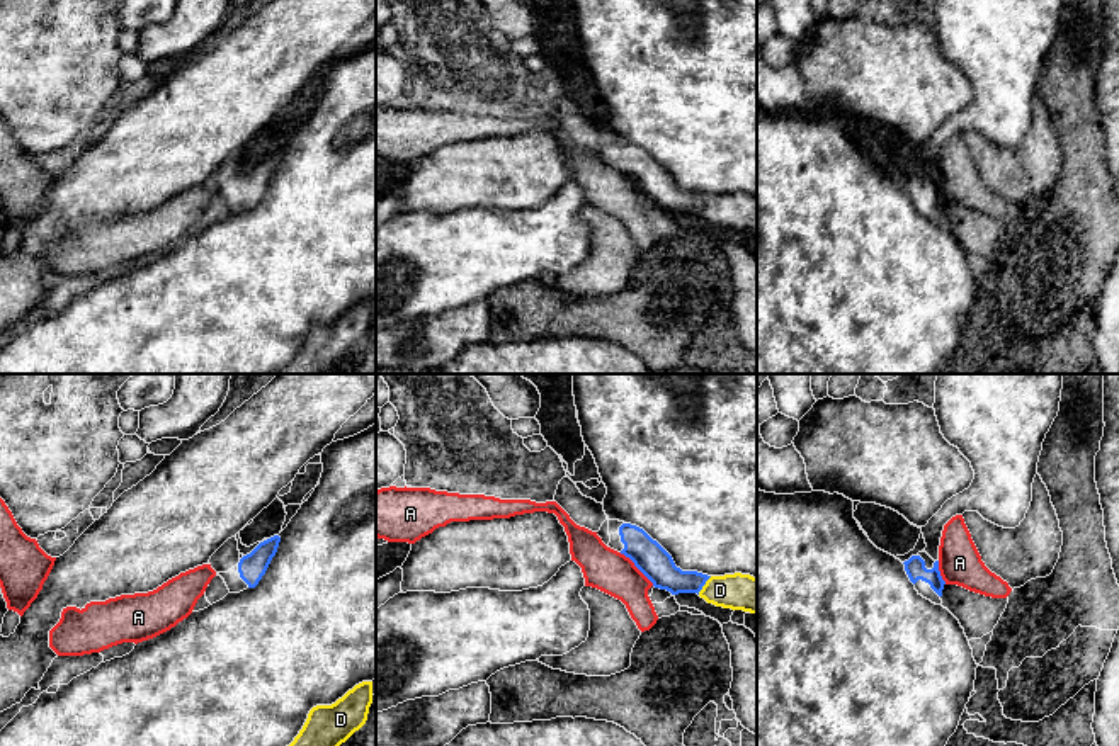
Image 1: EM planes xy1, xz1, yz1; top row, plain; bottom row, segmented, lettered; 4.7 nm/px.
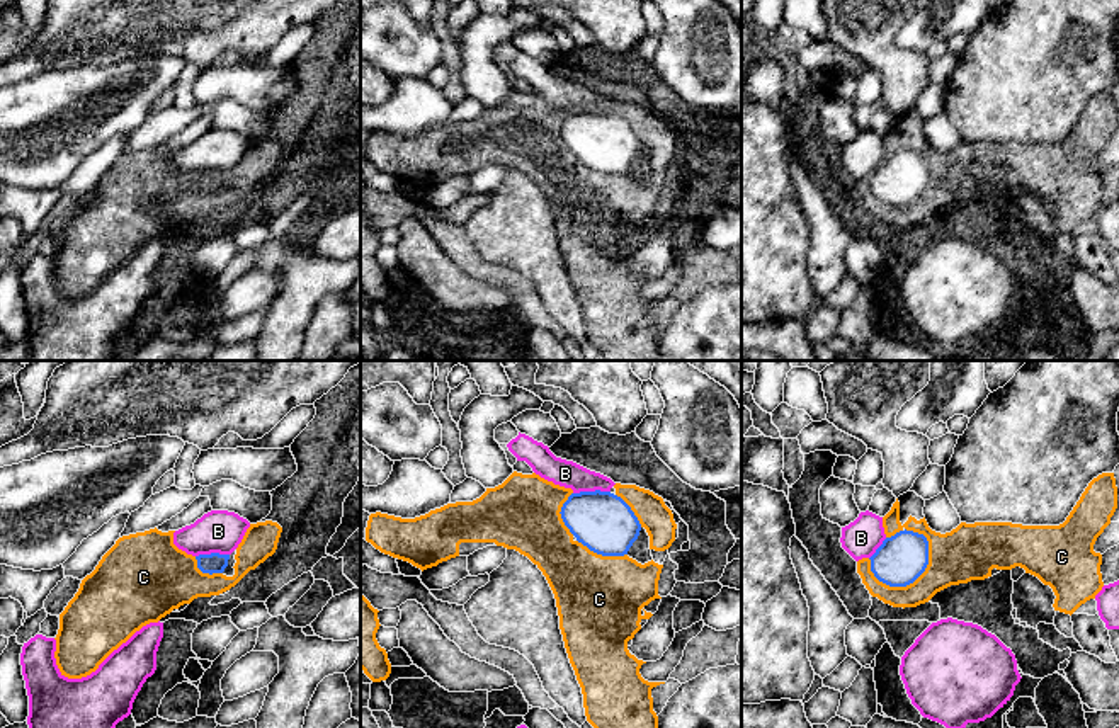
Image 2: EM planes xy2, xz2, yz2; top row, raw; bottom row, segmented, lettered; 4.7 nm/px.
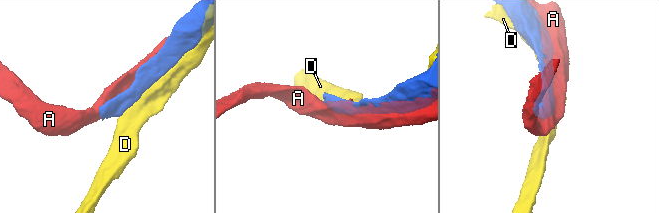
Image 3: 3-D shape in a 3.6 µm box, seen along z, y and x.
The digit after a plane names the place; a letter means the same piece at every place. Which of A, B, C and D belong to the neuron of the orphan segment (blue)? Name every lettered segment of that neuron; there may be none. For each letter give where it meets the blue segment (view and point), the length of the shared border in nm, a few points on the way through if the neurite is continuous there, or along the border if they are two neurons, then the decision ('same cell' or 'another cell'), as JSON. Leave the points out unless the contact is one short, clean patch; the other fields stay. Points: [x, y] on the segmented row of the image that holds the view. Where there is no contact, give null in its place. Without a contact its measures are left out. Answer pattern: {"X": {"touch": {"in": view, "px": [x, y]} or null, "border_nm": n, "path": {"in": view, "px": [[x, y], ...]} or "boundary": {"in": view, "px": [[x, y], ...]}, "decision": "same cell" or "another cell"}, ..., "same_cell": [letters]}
{"A": {"touch": {"in": "xz1", "px": [636, 566]}, "border_nm": 220, "decision": "another cell"}, "B": {"touch": {"in": "xz2", "px": [590, 492]}, "border_nm": 180, "boundary": {"in": "xz2", "px": [[609, 490], [580, 490], [573, 494]]}, "decision": "another cell"}, "C": {"touch": {"in": "yz2", "px": [905, 585]}, "border_nm": 320, "decision": "another cell"}, "D": {"touch": {"in": "xz1", "px": [704, 583]}, "border_nm": 110, "decision": "another cell"}, "same_cell": []}

